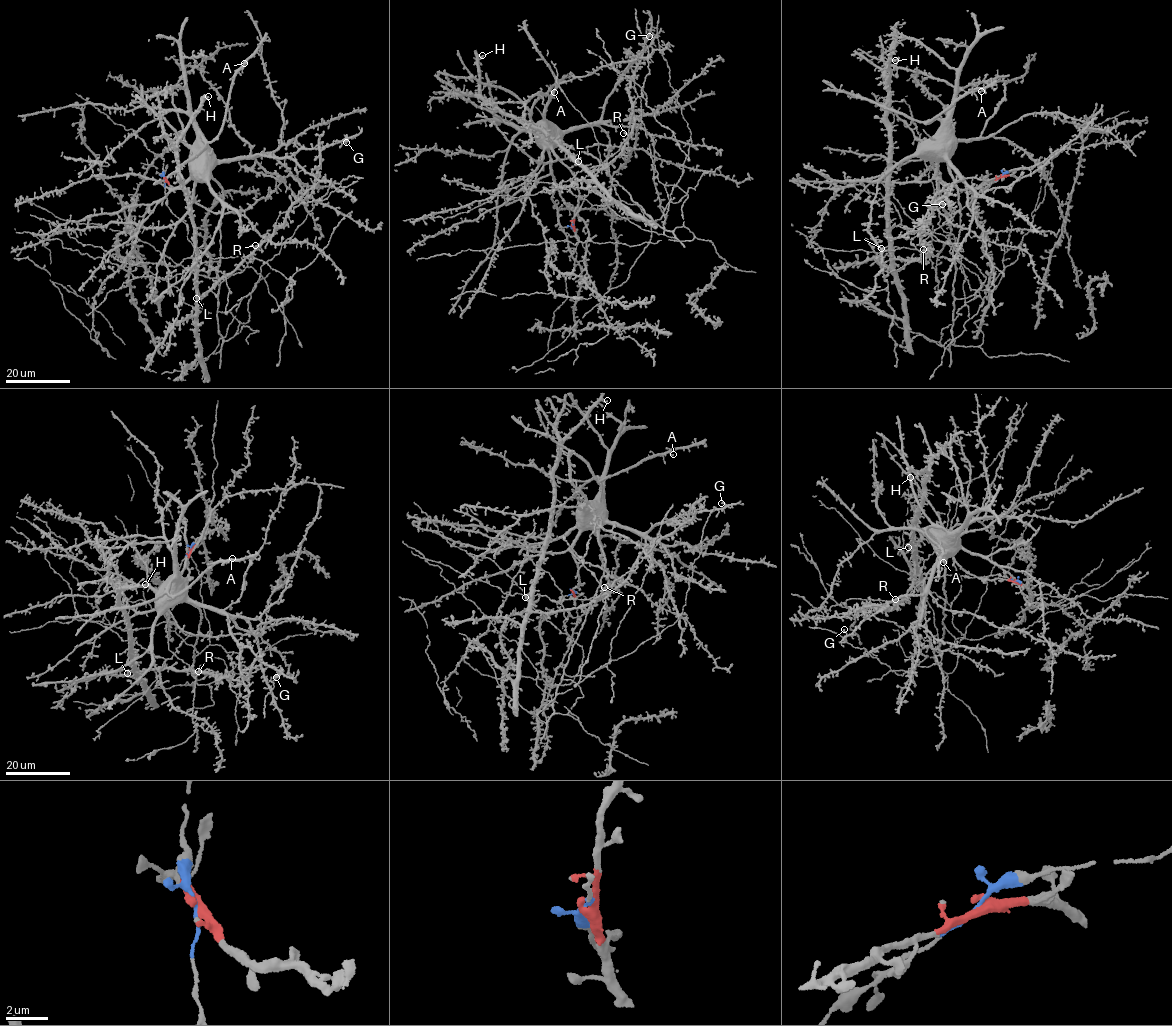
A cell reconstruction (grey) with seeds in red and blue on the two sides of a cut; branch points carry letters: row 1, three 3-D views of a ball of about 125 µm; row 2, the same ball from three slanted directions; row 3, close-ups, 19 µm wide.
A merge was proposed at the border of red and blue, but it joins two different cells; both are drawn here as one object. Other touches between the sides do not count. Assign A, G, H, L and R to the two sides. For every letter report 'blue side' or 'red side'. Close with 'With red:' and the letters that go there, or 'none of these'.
A: red side
G: red side
H: blue side
L: blue side
R: blue side
With red: A, G

